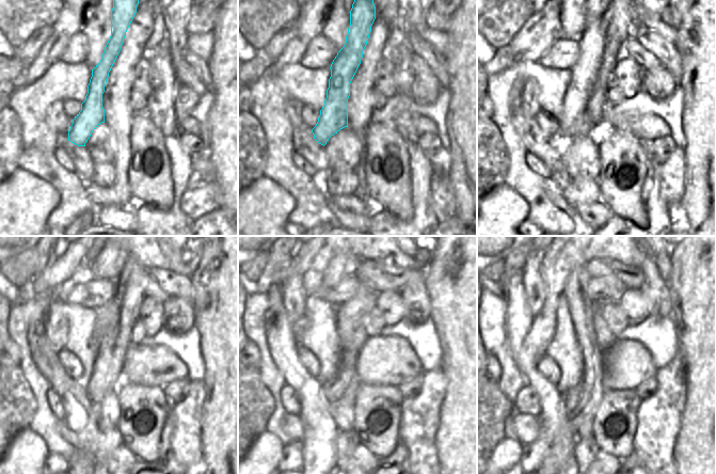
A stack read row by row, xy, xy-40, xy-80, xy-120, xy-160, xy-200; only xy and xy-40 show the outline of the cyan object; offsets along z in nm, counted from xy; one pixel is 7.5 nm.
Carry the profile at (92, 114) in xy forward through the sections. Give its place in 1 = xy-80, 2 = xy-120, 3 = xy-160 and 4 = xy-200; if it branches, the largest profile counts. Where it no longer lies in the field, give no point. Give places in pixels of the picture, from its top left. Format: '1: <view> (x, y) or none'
1: xy-80 (574, 121)
2: xy-120 (114, 320)
3: xy-160 (351, 315)
4: xy-200 (595, 309)

